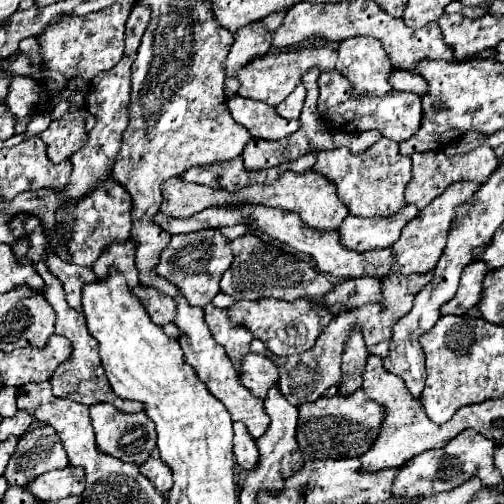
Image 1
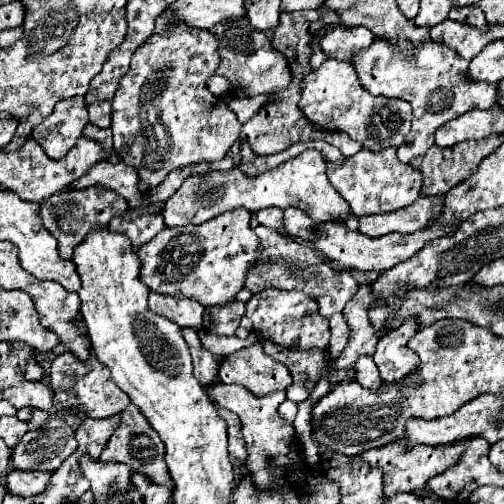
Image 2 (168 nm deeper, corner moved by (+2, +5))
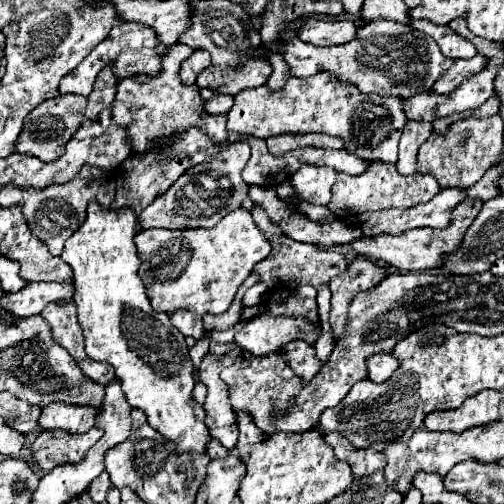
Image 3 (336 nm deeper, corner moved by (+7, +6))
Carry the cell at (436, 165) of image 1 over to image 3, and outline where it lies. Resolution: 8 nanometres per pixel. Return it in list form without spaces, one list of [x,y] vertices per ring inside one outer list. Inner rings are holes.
[[[496,114],[492,118],[486,118],[486,120],[476,120],[476,118],[464,118],[464,120],[458,120],[450,126],[448,134],[444,136],[438,136],[438,134],[432,134],[418,150],[418,172],[420,174],[432,174],[438,182],[440,182],[440,188],[470,188],[472,184],[476,184],[484,172],[494,166],[496,162],[500,162],[500,156],[502,156],[502,118]]]

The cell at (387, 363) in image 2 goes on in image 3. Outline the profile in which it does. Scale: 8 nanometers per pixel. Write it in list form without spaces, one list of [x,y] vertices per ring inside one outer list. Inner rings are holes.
[[[374,354],[372,358],[368,358],[366,366],[368,366],[368,378],[372,382],[384,382],[392,376],[392,372],[398,368],[398,358],[392,354]]]

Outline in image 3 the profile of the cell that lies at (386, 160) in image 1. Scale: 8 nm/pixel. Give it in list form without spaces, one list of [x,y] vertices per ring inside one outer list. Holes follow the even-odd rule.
[[[372,162],[368,164],[368,170],[358,176],[350,174],[338,174],[338,180],[332,188],[332,200],[328,208],[340,218],[350,222],[362,222],[368,212],[384,210],[384,208],[410,208],[420,202],[428,202],[436,196],[440,186],[436,184],[436,178],[426,174],[410,174],[402,176],[398,174],[396,166],[390,162]]]

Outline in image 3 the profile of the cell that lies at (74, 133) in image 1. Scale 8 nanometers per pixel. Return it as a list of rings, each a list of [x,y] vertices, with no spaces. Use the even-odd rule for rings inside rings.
[[[62,94],[58,98],[42,102],[24,120],[24,130],[16,142],[16,152],[36,156],[42,162],[52,162],[52,160],[60,158],[64,154],[68,140],[74,136],[74,132],[84,122],[84,110],[86,110],[86,98],[80,94]]]

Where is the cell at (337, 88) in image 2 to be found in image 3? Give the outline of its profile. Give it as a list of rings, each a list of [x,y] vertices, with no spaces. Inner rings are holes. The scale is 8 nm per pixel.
[[[314,74],[312,78],[292,76],[278,92],[270,92],[268,88],[260,86],[260,88],[246,88],[240,94],[236,94],[236,102],[228,112],[228,130],[238,134],[250,134],[256,138],[268,138],[272,134],[284,134],[284,132],[324,132],[342,138],[346,150],[366,162],[374,162],[374,160],[396,162],[398,140],[406,124],[404,110],[400,110],[400,102],[402,100],[396,96],[362,94],[350,82],[340,84],[340,80],[332,78],[332,74]]]

